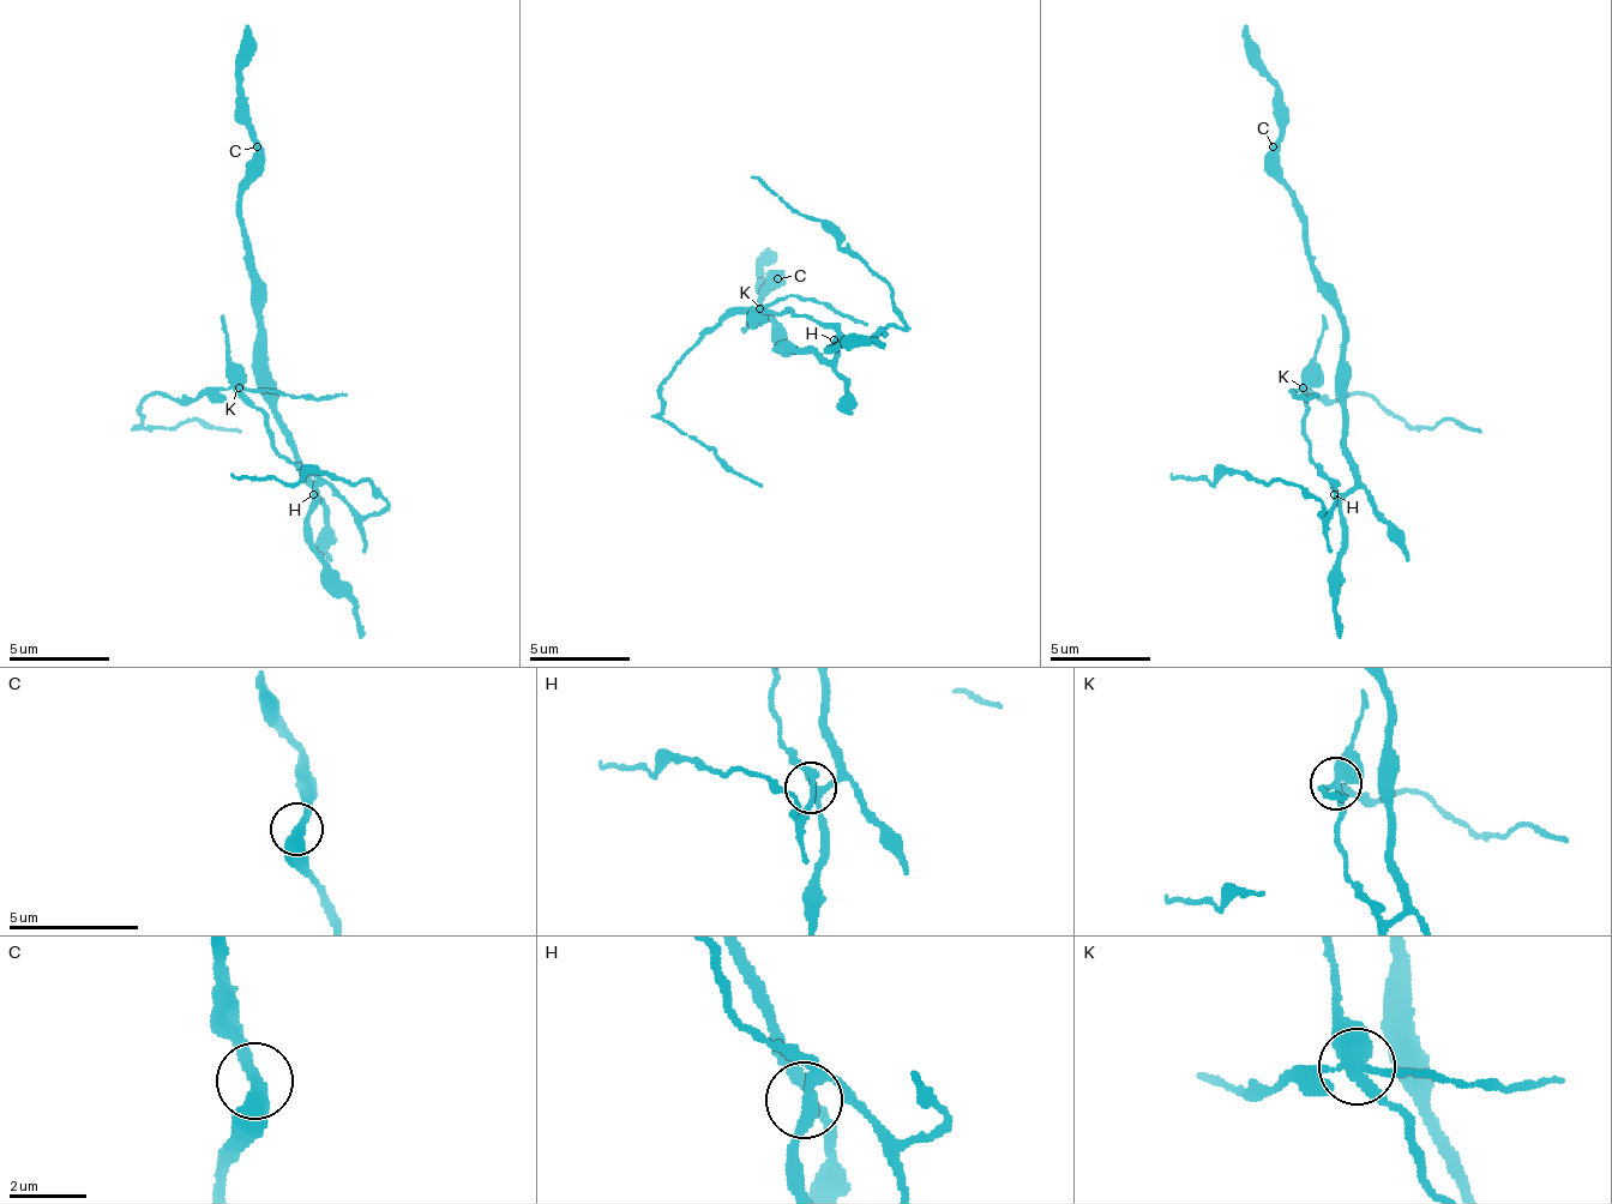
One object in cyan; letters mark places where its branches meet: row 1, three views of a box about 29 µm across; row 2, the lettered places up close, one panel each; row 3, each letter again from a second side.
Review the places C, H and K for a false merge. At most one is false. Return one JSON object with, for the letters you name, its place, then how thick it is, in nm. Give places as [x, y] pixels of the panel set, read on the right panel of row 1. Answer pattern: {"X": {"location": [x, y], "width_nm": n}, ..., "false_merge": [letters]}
{"K": {"location": [1303, 387], "width_nm": 400}, "false_merge": ["K"]}

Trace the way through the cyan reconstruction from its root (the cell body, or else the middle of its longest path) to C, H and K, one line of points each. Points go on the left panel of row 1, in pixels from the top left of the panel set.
C: (293, 464), (268, 368), (263, 283), (247, 263), (242, 222), (242, 192), (257, 167), (257, 146)
H: (293, 464), (318, 494), (313, 494)
K: (293, 464), (318, 494), (318, 483), (272, 444), (268, 419), (238, 389)

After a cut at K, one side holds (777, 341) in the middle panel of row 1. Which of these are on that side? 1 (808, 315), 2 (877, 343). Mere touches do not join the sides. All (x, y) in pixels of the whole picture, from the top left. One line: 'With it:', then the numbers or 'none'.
With it: 1, 2

